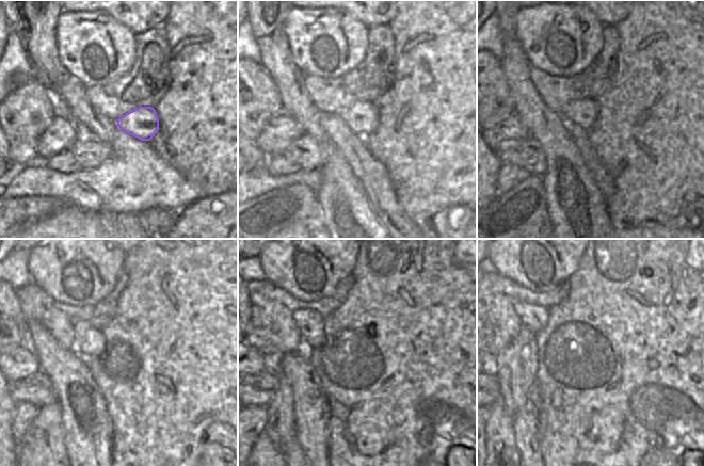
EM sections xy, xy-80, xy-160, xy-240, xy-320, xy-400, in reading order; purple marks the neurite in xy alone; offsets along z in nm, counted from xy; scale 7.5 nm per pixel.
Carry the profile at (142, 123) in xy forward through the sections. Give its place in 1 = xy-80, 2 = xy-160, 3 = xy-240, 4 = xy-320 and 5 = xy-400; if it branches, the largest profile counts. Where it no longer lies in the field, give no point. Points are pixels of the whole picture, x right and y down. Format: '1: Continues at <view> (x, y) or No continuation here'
1: Continues at xy-80 (362, 117)
2: Continues at xy-160 (582, 113)
3: Continues at xy-240 (86, 340)
4: Continues at xy-320 (309, 323)
5: Continues at xy-400 (534, 317)

